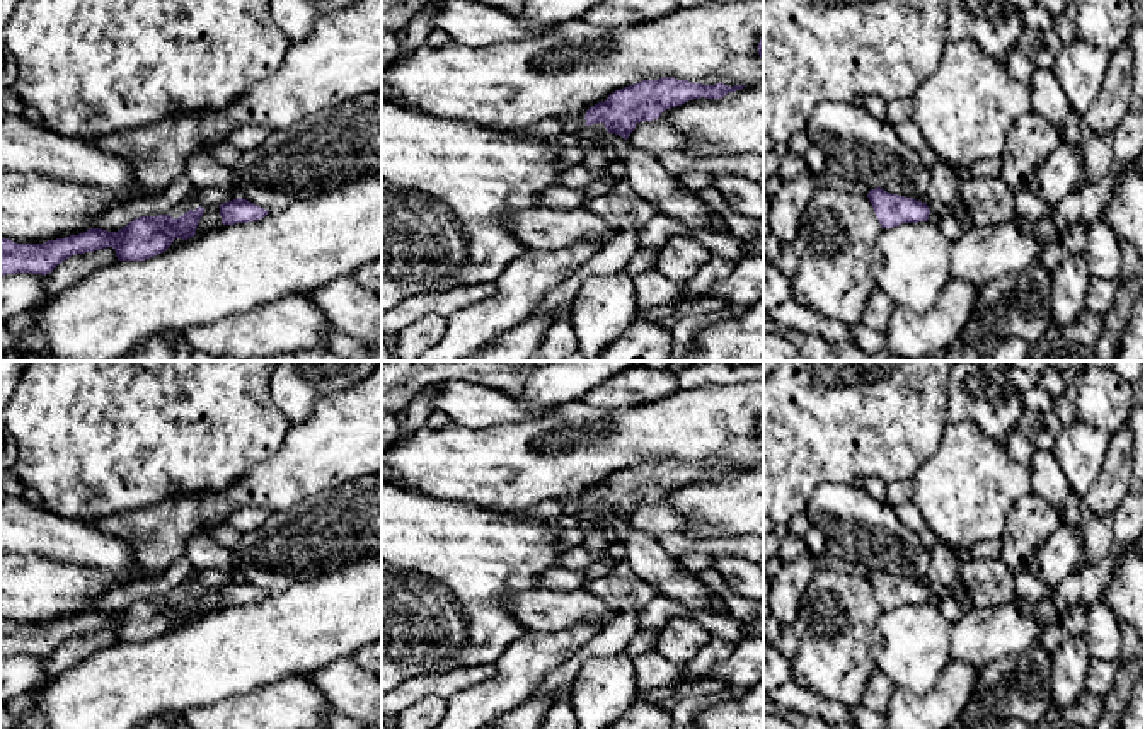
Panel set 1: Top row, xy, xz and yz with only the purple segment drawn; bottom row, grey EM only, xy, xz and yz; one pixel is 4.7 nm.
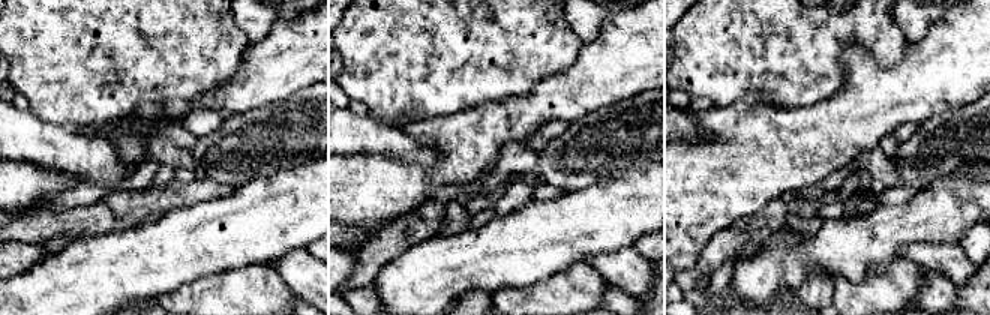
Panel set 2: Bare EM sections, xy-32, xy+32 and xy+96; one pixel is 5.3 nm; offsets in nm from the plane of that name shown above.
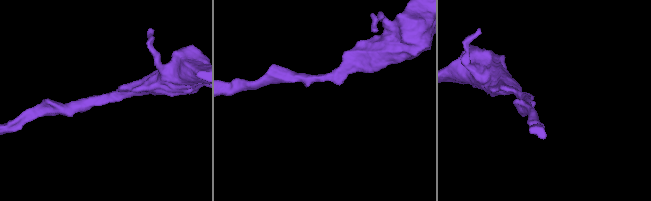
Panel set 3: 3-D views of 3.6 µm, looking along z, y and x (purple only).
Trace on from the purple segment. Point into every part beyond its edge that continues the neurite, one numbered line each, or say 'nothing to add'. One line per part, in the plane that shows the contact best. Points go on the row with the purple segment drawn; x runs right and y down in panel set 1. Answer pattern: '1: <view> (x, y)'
nothing to add

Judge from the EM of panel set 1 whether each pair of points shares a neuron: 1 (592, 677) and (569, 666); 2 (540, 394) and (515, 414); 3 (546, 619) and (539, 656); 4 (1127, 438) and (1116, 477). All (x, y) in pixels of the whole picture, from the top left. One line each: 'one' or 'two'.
1: two
2: two
3: two
4: one

